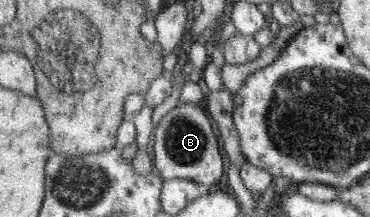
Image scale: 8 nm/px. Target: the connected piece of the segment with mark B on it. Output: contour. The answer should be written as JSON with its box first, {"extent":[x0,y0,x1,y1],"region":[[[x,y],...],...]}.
{"extent":[153,103,225,186],"region":[[[178,103],[162,117],[154,132],[153,168],[160,172],[162,179],[189,179],[210,186],[225,172],[225,161],[221,154],[215,126],[211,116],[201,105]]]}

